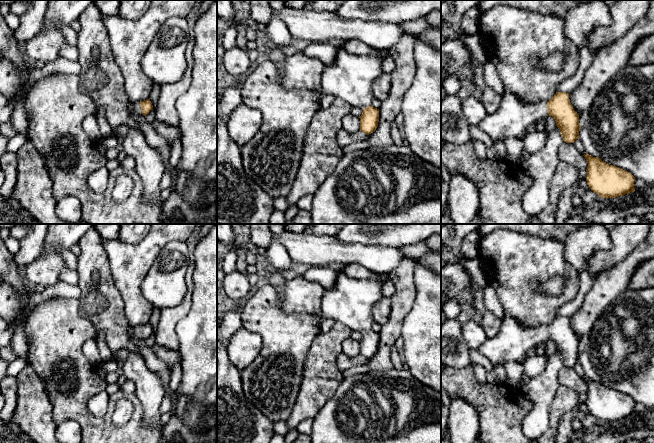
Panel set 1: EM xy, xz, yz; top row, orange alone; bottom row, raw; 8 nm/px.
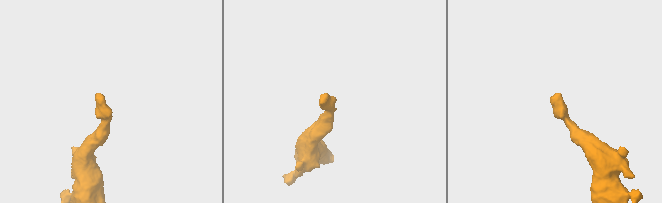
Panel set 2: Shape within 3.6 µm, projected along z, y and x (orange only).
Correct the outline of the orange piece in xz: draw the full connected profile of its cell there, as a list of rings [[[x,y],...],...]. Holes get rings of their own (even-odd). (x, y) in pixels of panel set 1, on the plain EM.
[[[343,271],[337,272],[335,285],[331,289],[325,289],[321,298],[321,308],[318,314],[314,314],[317,323],[325,319],[333,319],[348,326],[352,331],[358,331],[363,334],[360,342],[360,355],[369,359],[376,354],[379,346],[379,333],[371,329],[374,323],[372,309],[376,302],[382,297],[382,286],[389,280],[386,273],[373,273],[368,279],[352,279]]]

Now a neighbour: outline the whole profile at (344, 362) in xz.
[[[343,352],[340,353],[336,358],[336,364],[340,371],[344,372],[352,367],[360,366],[366,364],[367,358],[362,355],[357,357],[350,357]]]

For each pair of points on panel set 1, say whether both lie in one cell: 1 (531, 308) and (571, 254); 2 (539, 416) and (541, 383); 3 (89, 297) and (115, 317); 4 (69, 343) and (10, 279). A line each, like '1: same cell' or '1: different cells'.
1: different cells
2: same cell
3: same cell
4: different cells

